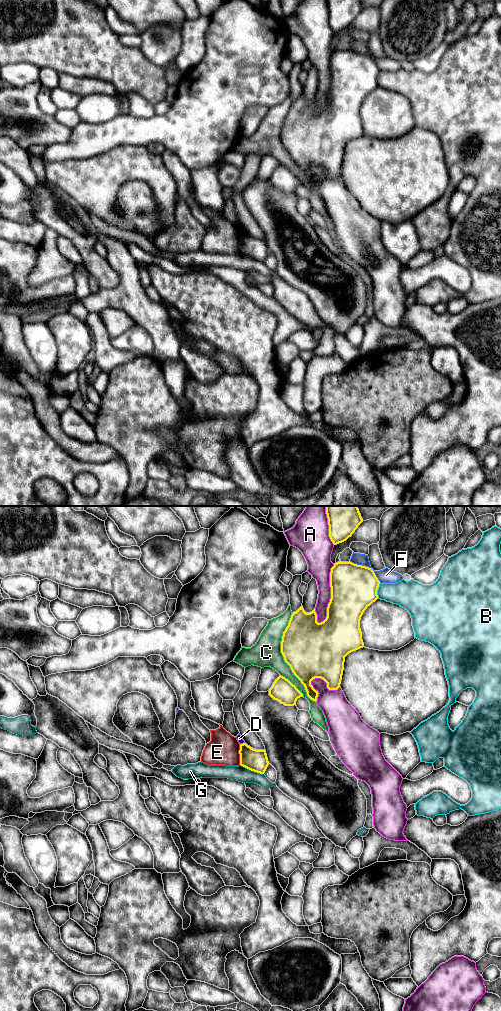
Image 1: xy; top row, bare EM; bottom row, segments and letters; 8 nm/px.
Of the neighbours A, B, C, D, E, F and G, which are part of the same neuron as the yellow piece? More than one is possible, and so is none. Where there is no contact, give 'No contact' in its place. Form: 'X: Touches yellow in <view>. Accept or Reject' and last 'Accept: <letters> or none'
A: Touches yellow in xy. Reject
B: Touches yellow in xy. Reject
C: Touches yellow in xy. Reject
D: Touches yellow in xy. Reject
E: Touches yellow in xy. Reject
F: Touches yellow in xy. Reject
G: Touches yellow in xy. Reject
Accept: none

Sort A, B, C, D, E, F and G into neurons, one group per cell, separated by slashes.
A / B / C / D / E / F / G

